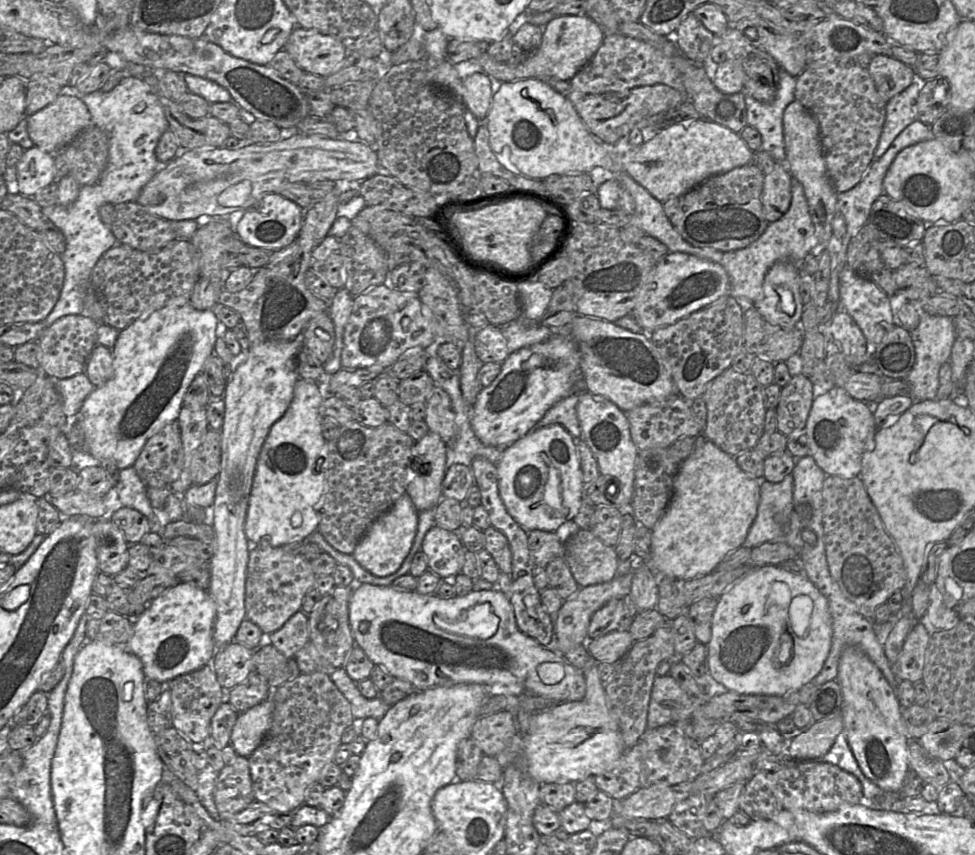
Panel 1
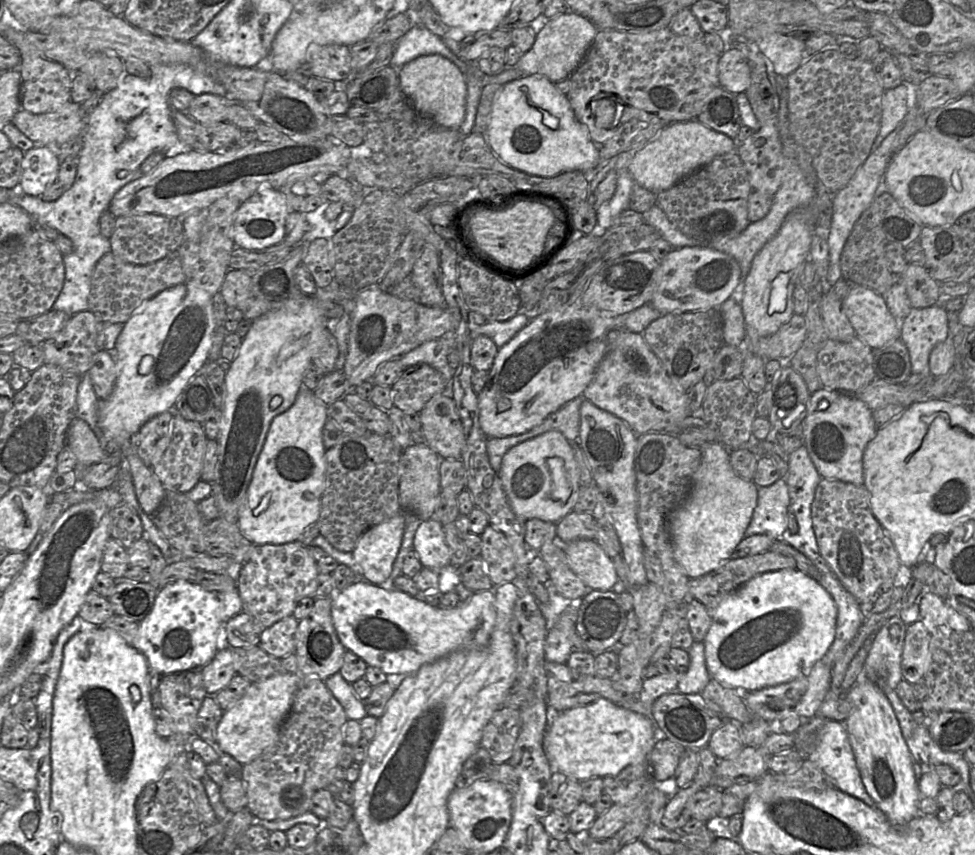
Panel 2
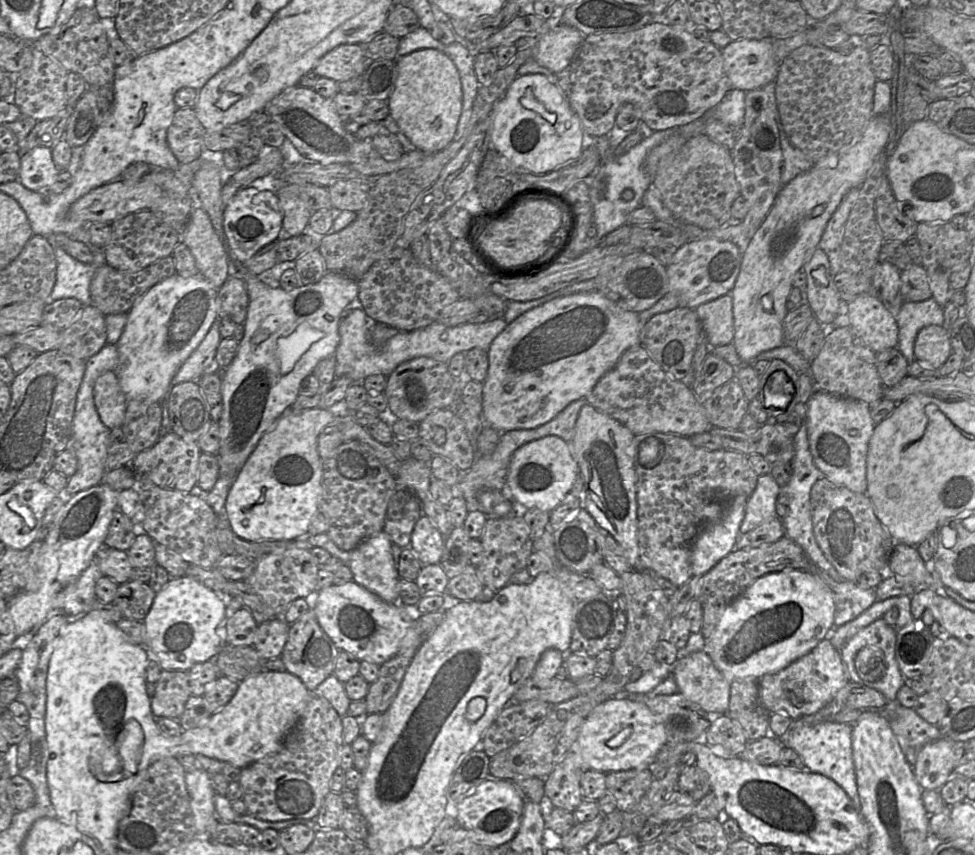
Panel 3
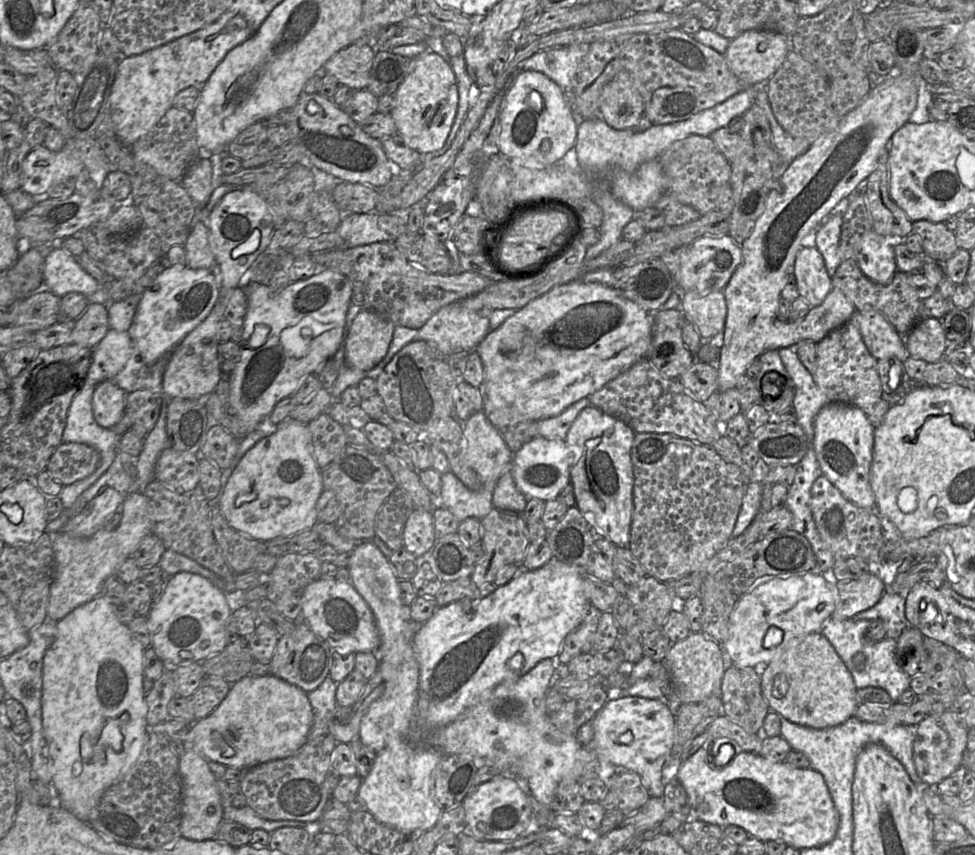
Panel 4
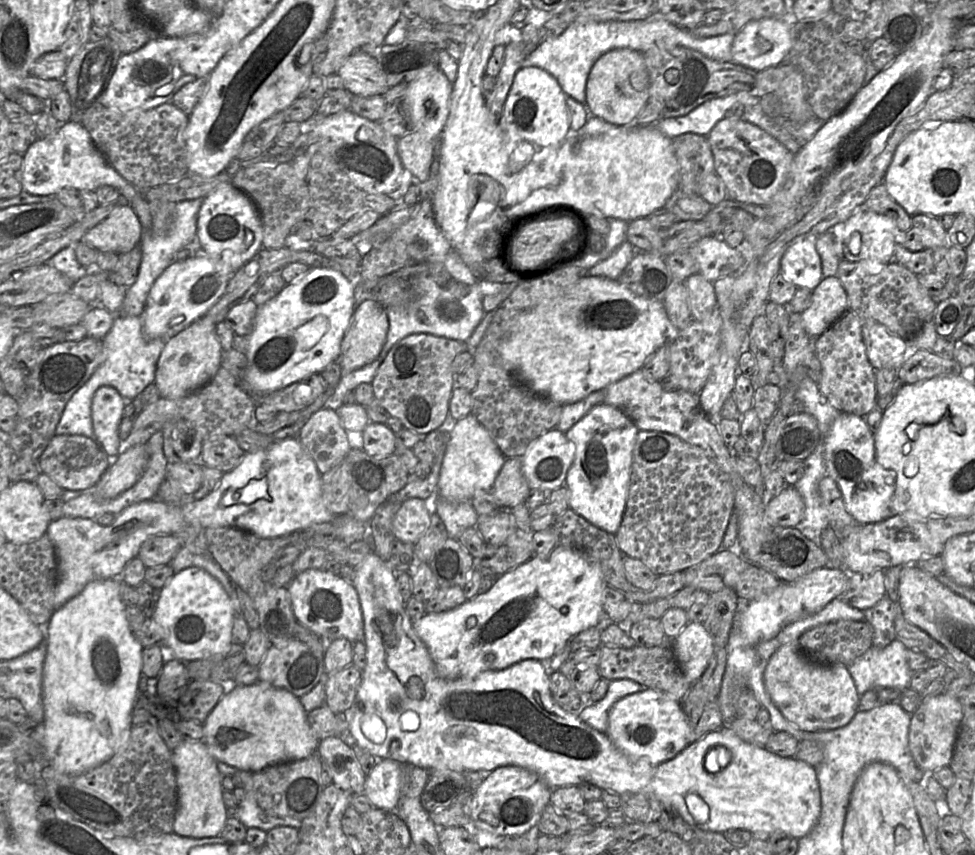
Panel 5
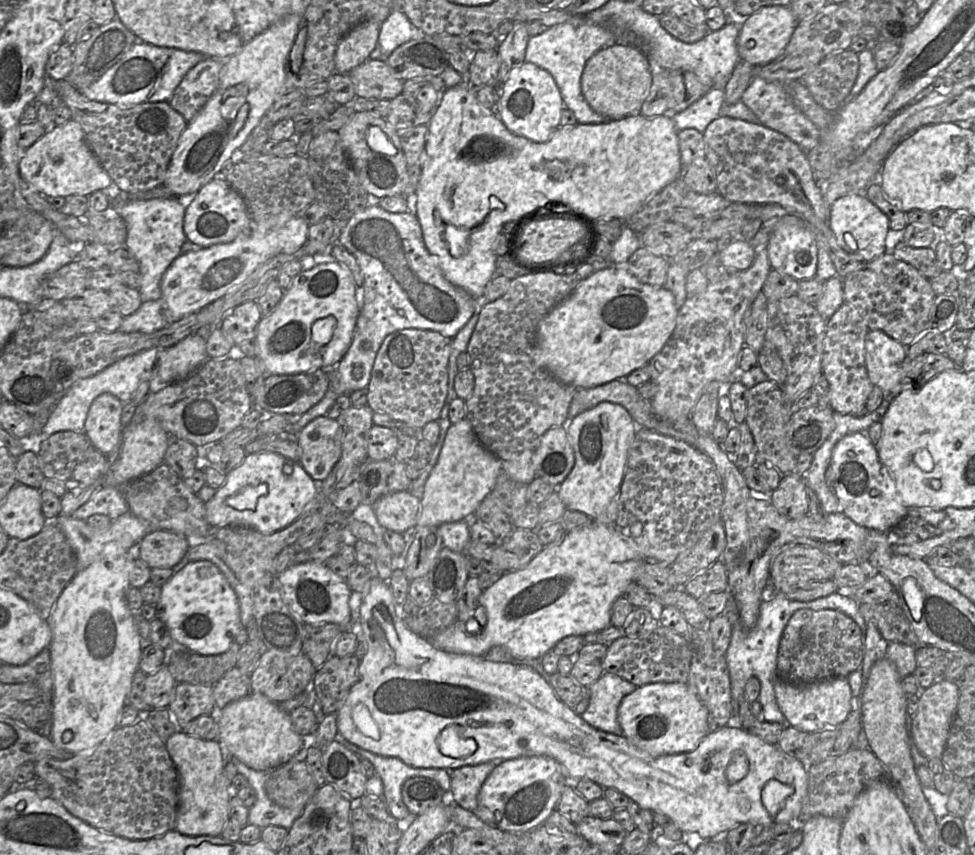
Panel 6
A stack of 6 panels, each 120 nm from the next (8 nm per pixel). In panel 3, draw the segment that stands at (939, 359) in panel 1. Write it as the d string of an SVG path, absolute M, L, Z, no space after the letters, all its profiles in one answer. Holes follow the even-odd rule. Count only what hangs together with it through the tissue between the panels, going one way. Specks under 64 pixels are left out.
M934 298L922 302L903 302L895 312L898 325L898 349L908 363L916 360L914 343L918 332L925 326L943 326L943 308Z

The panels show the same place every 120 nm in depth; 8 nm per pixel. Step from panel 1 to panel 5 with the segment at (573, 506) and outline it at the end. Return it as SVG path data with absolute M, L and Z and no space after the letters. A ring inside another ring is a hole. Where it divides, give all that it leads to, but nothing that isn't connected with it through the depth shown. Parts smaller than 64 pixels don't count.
M557 428L532 441L521 457L529 487L546 491L562 487L575 454L576 445Z

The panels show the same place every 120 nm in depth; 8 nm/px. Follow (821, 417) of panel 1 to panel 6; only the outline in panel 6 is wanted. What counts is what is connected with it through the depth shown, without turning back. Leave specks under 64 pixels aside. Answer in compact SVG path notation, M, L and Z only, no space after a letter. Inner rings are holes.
M855 432L844 436L833 449L830 465L835 473L835 482L832 486L837 496L841 512L855 524L877 531L887 531L904 518L908 508L902 503L895 480L888 468L880 461L878 451L865 432ZM878 490L878 496L872 496L871 491Z

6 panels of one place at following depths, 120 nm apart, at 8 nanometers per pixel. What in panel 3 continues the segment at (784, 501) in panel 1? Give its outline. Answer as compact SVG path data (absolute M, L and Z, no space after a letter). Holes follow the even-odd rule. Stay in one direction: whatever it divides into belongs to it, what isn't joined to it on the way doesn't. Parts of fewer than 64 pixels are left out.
M770 474L758 476L757 485L747 500L740 534L745 534L759 525L778 517L776 499L781 488Z

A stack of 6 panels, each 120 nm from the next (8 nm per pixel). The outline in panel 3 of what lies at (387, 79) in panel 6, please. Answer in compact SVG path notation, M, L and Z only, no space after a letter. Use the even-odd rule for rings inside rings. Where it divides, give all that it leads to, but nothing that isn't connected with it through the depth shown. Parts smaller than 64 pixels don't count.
M341 44L323 55L313 71L339 83L362 76L369 63L359 44Z

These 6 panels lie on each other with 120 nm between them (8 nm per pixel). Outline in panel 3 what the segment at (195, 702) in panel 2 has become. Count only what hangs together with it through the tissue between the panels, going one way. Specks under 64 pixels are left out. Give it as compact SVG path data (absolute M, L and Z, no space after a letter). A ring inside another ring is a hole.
M162 670L151 698L151 711L156 718L179 720L187 700L192 696L187 671Z

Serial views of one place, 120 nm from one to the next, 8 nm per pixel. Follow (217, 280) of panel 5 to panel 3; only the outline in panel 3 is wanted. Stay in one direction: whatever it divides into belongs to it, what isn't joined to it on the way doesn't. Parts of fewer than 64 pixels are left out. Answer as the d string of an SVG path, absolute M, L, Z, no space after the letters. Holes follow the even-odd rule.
M176 273L175 275L166 278L165 280L157 283L151 287L132 307L128 313L128 320L125 325L124 331L117 343L119 353L119 365L116 374L119 379L120 386L126 395L127 399L138 399L146 401L162 402L170 391L172 380L182 366L182 364L192 355L203 341L211 326L218 321L218 290L216 290L211 283L201 274L195 276L183 277Z

